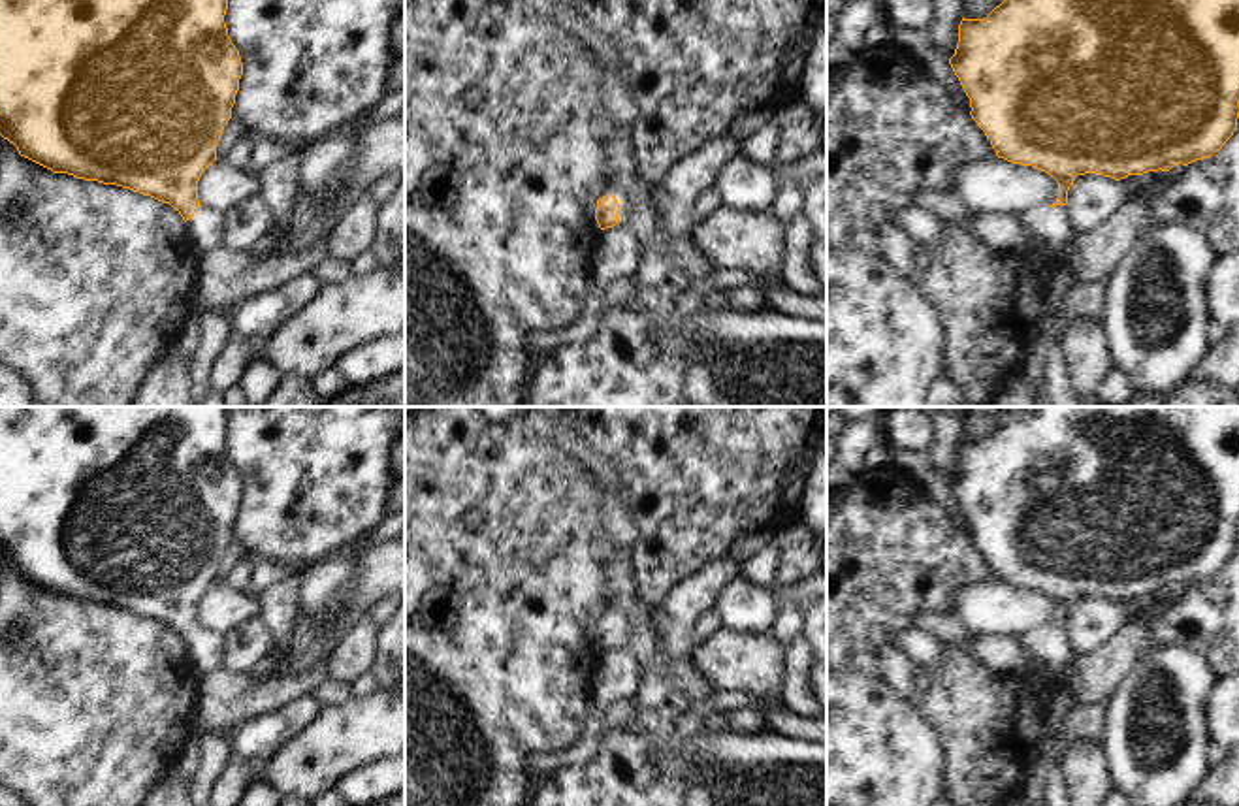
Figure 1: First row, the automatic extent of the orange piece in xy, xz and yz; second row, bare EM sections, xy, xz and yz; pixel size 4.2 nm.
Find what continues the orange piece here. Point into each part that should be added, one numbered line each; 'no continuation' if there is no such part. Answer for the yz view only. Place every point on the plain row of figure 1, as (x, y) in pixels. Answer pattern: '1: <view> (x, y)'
1: yz (1047, 650)

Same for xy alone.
1: xy (206, 650)

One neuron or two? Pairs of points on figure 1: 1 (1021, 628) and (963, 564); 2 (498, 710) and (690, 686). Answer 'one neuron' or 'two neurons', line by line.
1: two neurons
2: two neurons

